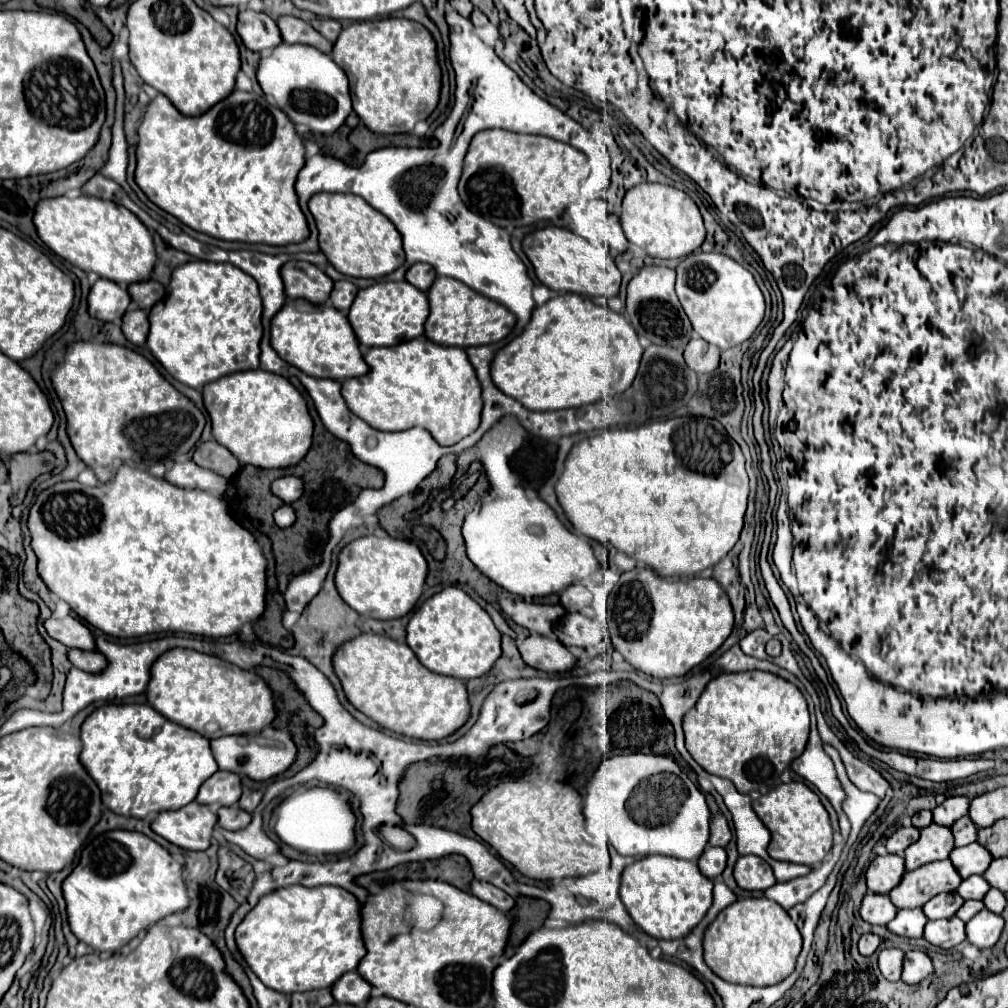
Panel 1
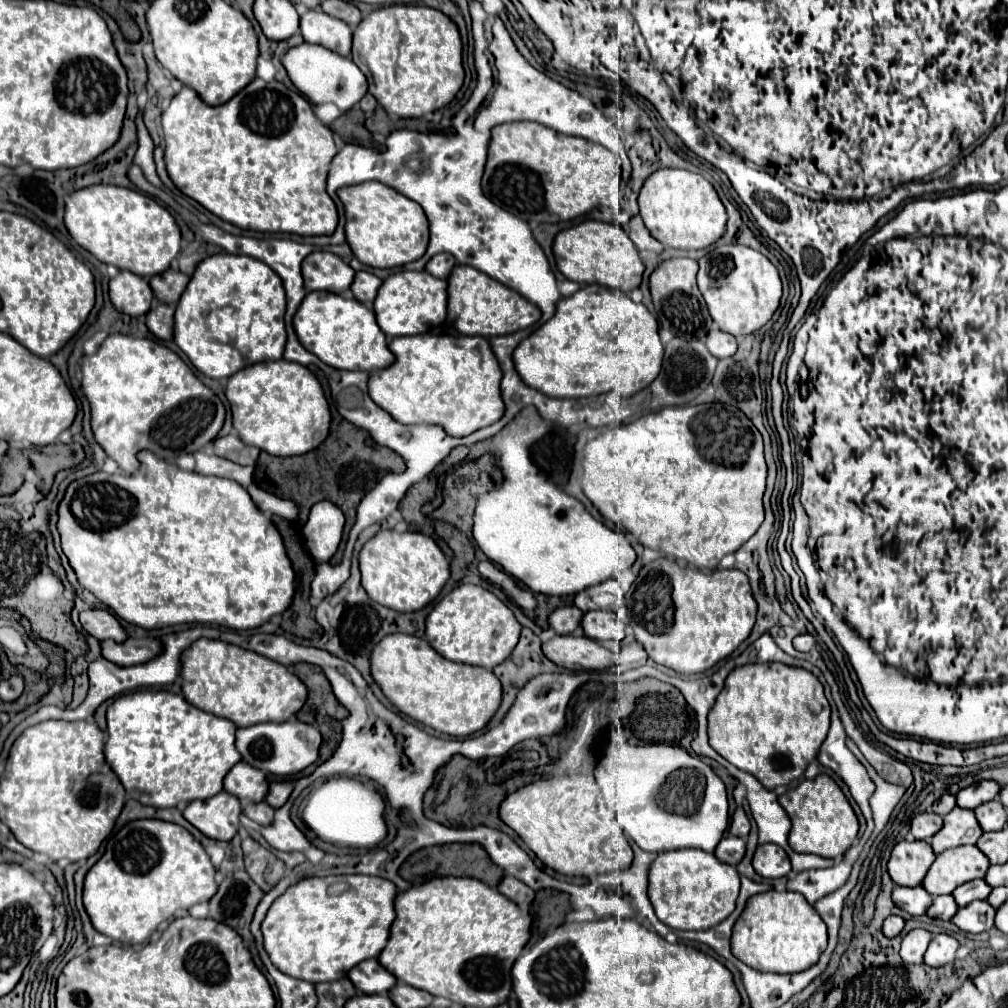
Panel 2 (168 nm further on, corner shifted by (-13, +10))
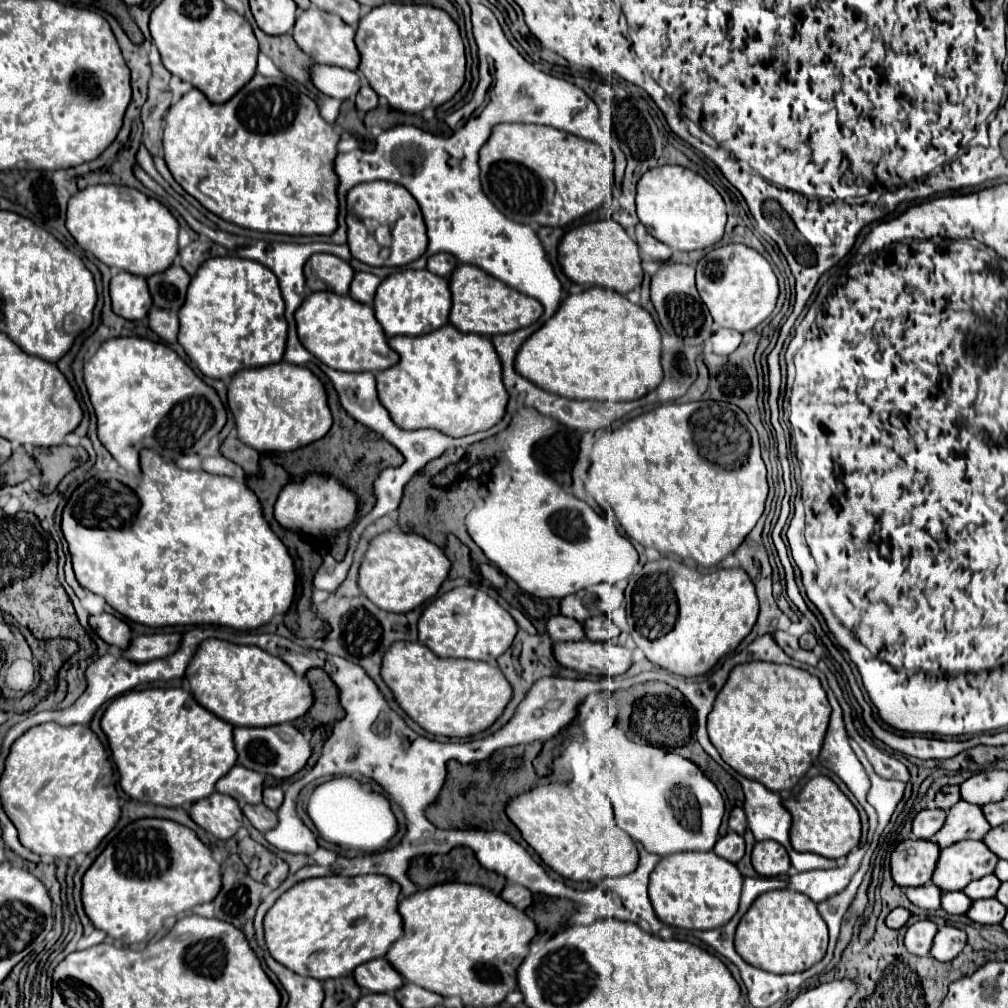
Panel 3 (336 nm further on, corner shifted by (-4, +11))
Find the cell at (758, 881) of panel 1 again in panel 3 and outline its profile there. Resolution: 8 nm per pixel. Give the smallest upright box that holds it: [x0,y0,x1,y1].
[751,841,791,877]

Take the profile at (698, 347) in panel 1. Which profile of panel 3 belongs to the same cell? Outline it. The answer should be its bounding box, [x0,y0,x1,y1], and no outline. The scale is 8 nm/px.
[711,329,743,355]

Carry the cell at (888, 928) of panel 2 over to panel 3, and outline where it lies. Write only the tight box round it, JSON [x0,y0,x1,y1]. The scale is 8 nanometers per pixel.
[887,907,911,929]

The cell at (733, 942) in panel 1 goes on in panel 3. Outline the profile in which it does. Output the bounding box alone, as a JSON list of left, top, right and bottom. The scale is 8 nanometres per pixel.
[735,889,827,975]

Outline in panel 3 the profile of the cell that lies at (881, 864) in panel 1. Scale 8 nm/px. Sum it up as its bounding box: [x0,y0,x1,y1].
[891,839,939,887]

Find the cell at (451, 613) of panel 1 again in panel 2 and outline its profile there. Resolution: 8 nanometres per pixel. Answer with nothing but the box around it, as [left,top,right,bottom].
[426,584,522,670]

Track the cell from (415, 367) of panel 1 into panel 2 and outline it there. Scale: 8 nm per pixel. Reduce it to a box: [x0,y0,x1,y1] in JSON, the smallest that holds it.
[368,324,504,436]

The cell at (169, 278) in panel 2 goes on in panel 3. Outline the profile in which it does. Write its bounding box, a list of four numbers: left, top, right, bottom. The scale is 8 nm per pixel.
[147,265,191,311]

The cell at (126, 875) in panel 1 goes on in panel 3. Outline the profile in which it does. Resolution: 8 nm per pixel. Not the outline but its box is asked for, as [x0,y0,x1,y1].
[83,819,221,943]

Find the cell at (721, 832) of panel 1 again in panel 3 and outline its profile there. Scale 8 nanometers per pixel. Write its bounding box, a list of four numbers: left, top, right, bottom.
[729,807,747,835]

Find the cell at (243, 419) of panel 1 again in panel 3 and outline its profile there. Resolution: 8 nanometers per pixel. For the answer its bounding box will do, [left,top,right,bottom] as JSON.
[229,361,333,453]

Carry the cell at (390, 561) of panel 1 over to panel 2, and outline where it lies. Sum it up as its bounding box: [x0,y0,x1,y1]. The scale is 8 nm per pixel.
[358,530,450,612]

